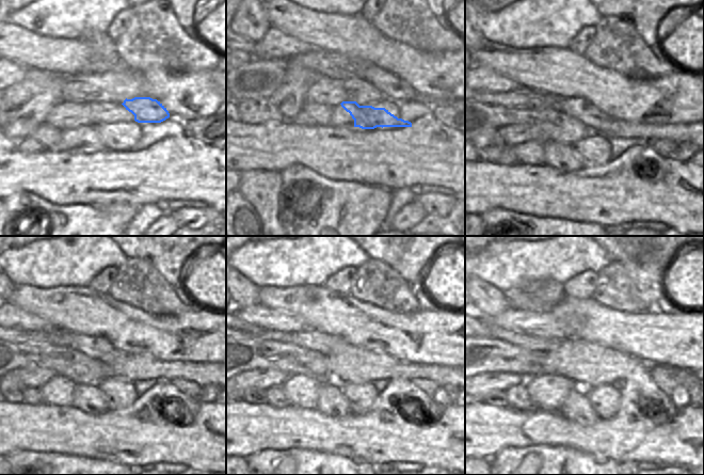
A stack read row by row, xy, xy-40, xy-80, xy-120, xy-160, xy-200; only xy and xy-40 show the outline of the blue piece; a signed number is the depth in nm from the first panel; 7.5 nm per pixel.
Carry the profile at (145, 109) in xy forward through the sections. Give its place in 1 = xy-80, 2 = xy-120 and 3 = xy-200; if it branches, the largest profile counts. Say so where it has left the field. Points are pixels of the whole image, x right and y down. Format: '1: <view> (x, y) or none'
1: xy-80 (579, 108)
2: xy-120 (97, 347)
3: xy-200 (533, 343)

